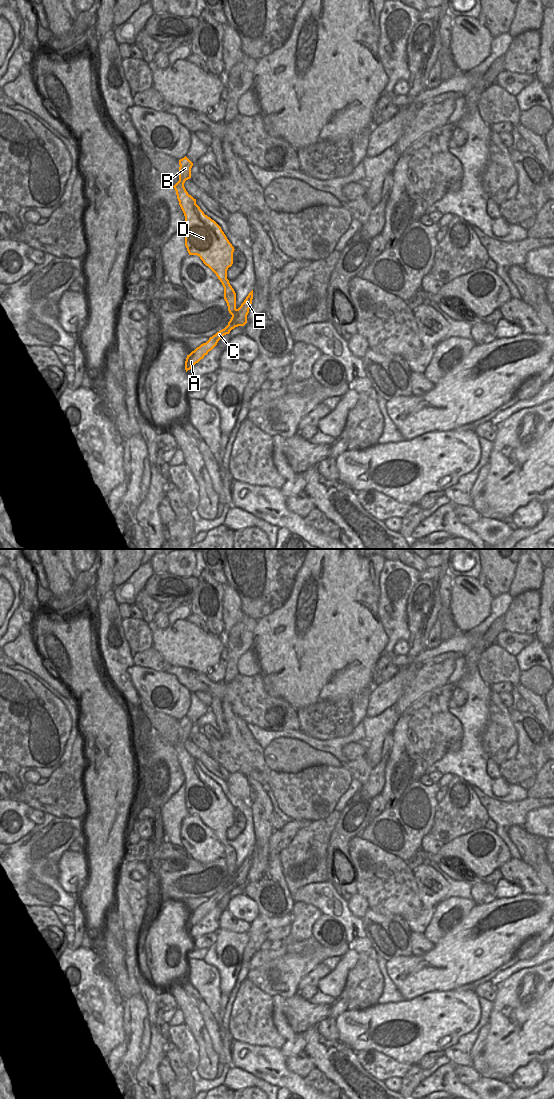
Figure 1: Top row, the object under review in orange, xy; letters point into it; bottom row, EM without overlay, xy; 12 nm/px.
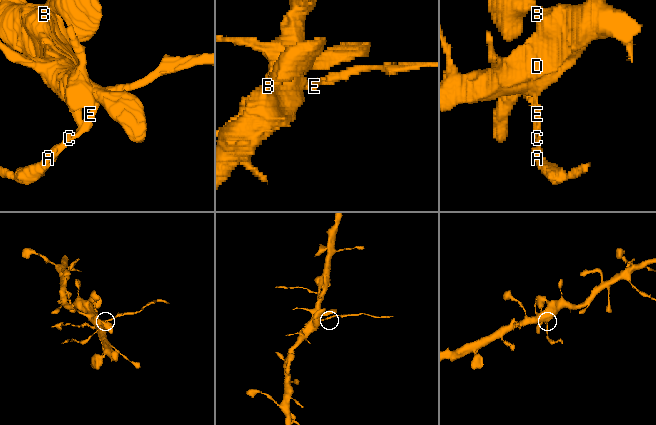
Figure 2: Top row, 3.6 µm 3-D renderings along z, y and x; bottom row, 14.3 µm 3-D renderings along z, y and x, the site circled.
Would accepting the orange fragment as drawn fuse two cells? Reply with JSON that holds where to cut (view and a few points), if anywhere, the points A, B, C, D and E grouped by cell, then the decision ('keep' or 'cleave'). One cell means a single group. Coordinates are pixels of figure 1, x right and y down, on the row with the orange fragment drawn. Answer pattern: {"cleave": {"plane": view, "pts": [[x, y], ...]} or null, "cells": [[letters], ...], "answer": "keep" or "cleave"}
{"cleave": {"plane": "xy", "pts": [[237, 309], [232, 315]]}, "cells": [["A", "C", "E"], ["B", "D"]], "answer": "cleave"}

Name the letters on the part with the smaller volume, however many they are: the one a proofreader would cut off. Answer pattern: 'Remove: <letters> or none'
Remove: A, C, E

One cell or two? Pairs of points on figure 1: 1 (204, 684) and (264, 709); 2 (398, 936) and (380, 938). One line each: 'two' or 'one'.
1: one
2: one

